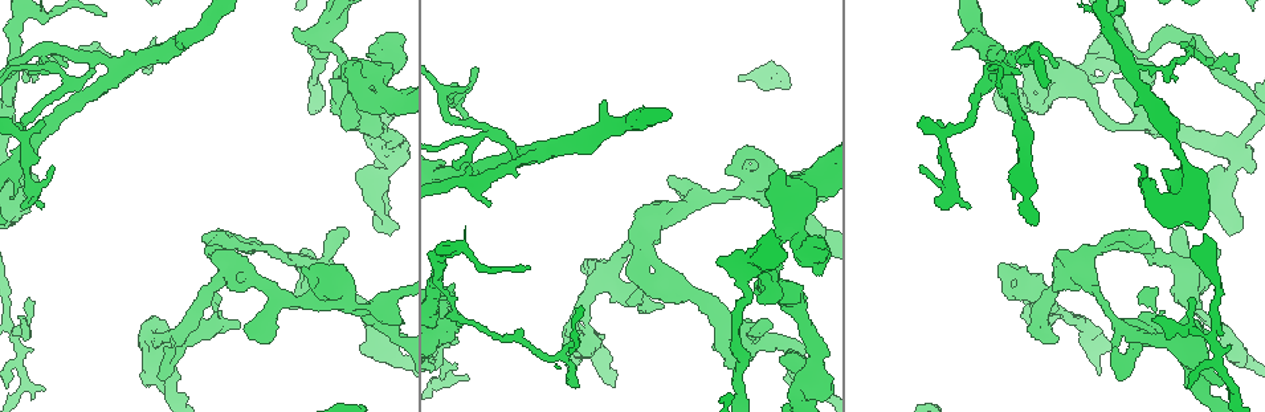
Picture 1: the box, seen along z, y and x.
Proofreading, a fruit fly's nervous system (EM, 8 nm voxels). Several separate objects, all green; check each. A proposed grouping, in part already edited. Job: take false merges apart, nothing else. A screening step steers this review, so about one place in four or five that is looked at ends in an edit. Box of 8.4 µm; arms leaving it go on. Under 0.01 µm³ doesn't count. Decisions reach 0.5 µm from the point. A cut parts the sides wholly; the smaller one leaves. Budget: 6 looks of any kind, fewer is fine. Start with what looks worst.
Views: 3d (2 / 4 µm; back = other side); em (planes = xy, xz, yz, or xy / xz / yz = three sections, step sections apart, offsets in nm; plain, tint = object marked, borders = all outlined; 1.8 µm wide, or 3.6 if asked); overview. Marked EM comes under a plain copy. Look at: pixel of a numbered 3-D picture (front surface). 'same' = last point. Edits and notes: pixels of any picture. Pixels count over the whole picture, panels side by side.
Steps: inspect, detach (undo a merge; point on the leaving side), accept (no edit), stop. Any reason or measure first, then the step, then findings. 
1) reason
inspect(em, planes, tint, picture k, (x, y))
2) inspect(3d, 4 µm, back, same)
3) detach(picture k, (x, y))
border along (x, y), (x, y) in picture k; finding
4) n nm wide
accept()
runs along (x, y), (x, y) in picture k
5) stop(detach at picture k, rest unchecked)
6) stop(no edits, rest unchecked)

narrows sharply
inspect(3d, 4 µm, picture 1, (1129, 46))

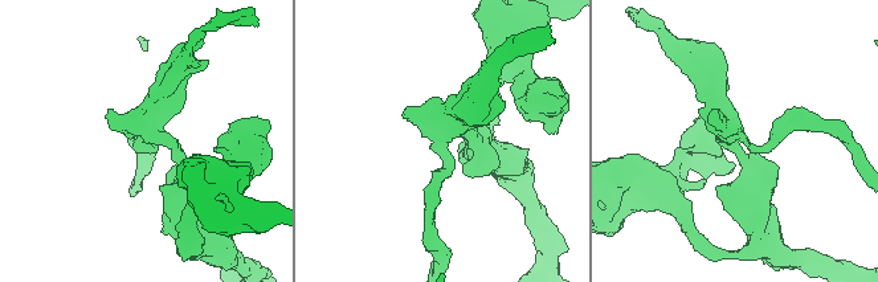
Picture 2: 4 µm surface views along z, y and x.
inspect(em, planes, tint, picture 2, (448, 128))

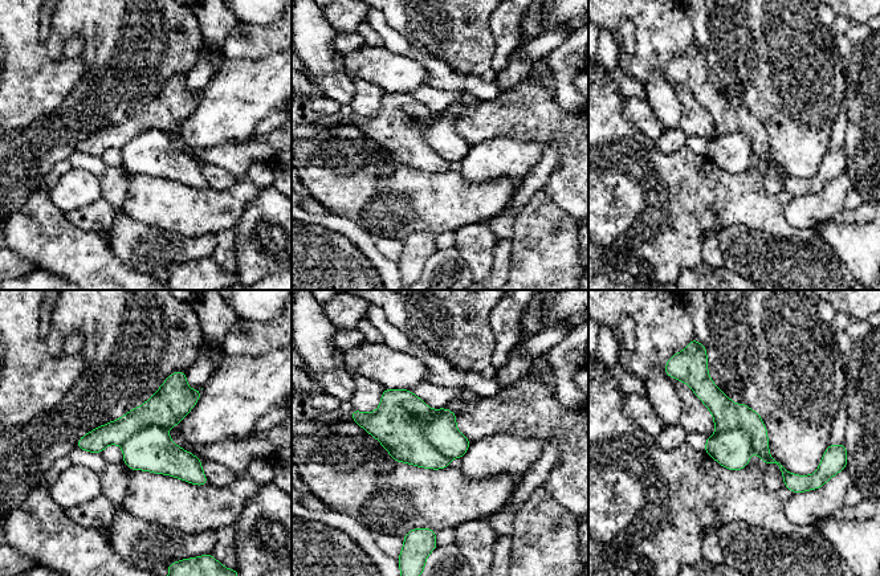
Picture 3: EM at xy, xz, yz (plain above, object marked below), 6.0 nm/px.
detach(picture 3, (399, 423))
the part that leaves runs along (685, 379), (740, 416), (798, 489) in picture 3; two neurons meet here

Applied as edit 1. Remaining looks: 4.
inspect(overview)

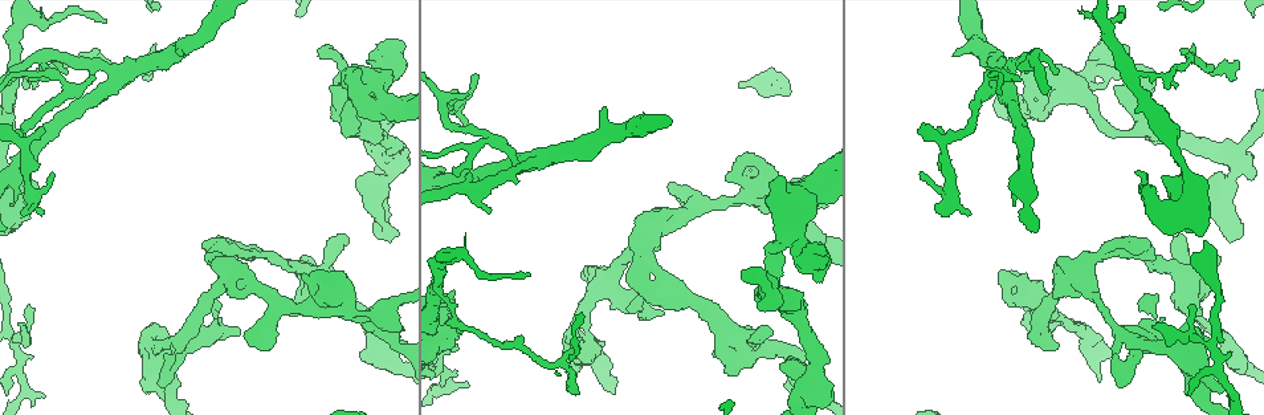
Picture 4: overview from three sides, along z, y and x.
thin neck
inspect(em, 3.6 µm, planes, tint, picture 4, (1051, 93))

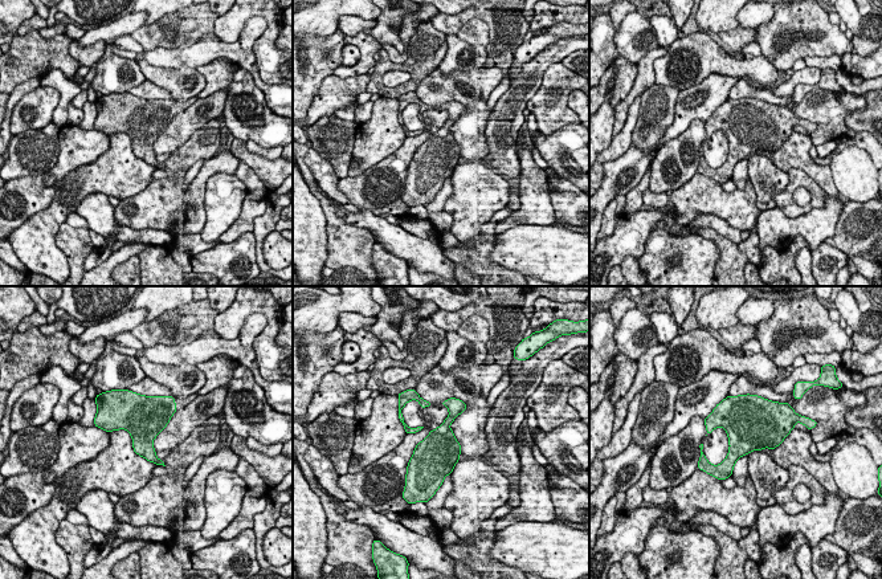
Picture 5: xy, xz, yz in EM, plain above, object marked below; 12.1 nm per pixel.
accept()
one neuron here

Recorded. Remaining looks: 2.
a narrow waist
inspect(em, planes, borders, picture 4, (1084, 275))

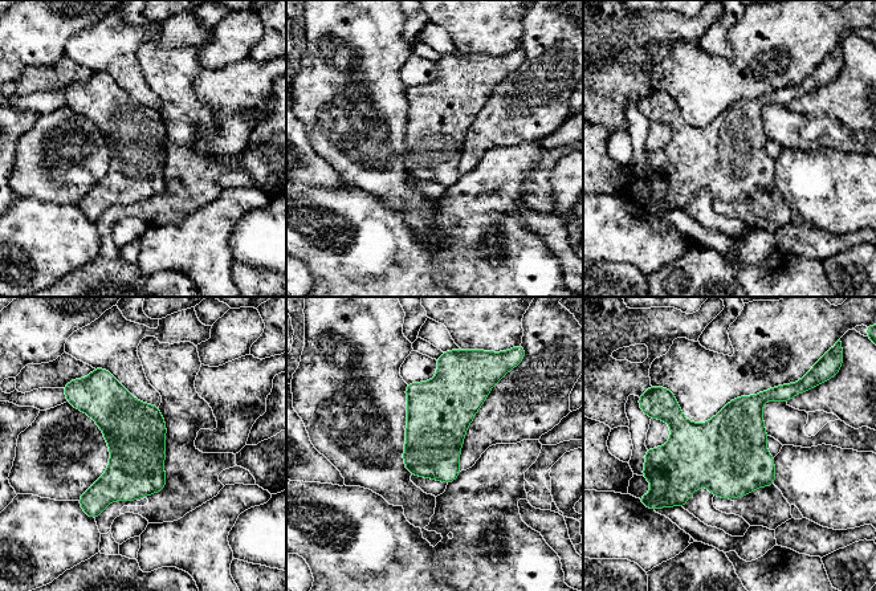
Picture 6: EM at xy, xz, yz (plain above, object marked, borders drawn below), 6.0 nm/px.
360 nm wide
accept()
all the same neuron

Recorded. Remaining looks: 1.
stop(detach at picture 3, rest unchecked)

